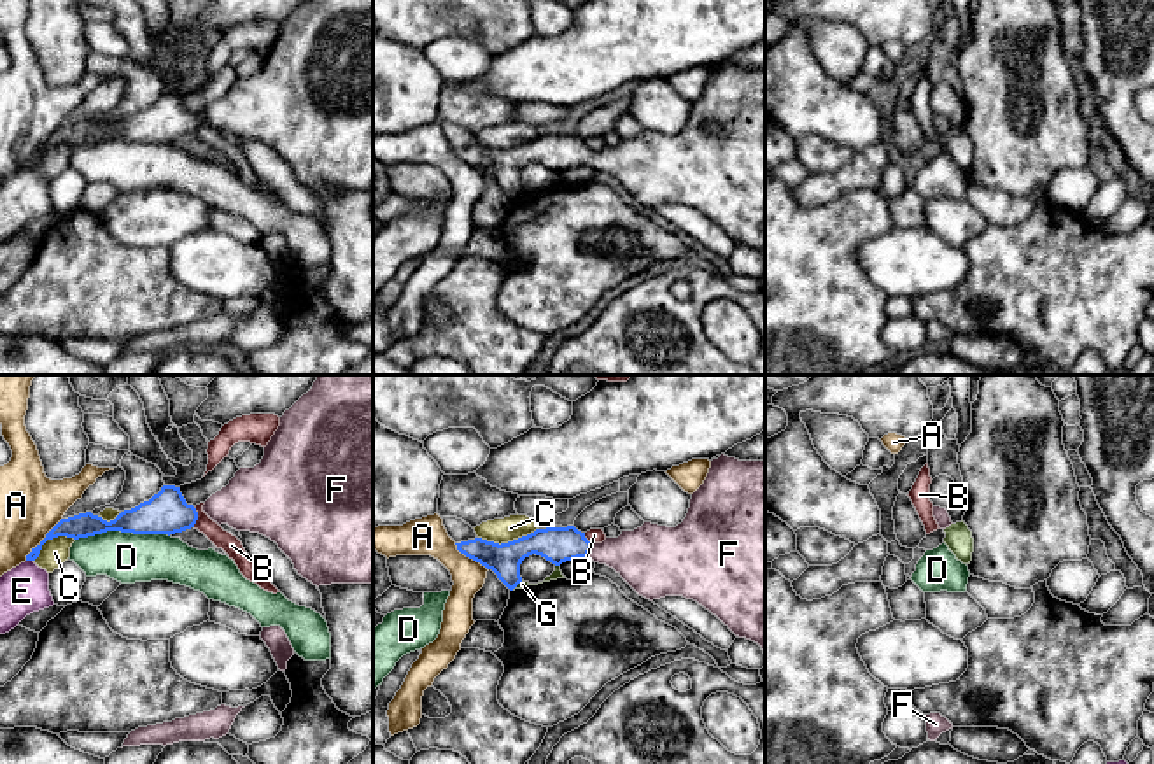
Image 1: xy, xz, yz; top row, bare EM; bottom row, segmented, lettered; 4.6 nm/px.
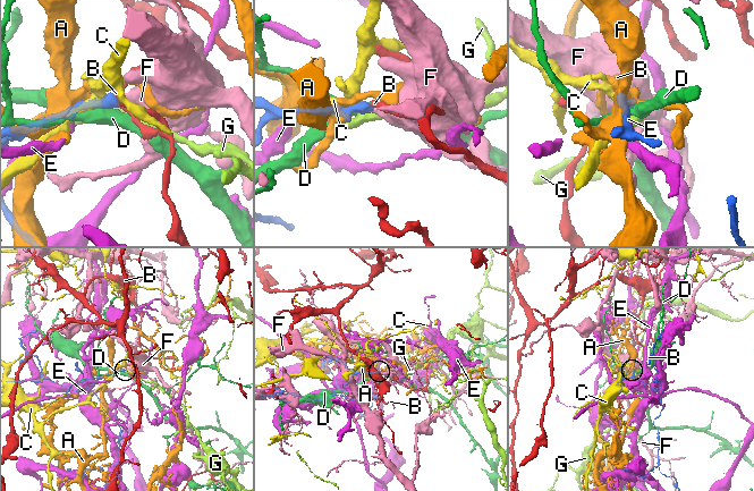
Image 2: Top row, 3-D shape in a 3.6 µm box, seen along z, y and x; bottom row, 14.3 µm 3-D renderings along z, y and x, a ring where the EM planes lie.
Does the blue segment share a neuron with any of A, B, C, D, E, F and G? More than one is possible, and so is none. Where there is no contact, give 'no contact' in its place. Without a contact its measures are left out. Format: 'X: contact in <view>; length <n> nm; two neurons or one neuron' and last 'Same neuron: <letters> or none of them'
A: contact in xy; length 260 nm; two neurons
B: contact in xy; length 100 nm; two neurons
C: contact in xz; length 280 nm; two neurons
D: contact in xy; length 440 nm; two neurons
E: contact in xy; length 30 nm; two neurons
F: contact in xz; length 60 nm; one neuron
G: contact in xz; length 70 nm; two neurons
Same neuron: F

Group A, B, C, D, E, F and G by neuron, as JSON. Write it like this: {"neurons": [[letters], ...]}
{"neurons": [["A"], ["B"], ["C"], ["D"], ["E"], ["F"], ["G"]]}

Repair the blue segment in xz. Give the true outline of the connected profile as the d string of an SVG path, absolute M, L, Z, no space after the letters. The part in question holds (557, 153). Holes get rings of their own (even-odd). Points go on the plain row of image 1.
M721 61L711 68L704 91L692 102L686 124L676 135L644 130L618 145L590 151L574 133L546 135L508 151L482 145L455 151L466 165L492 177L513 198L520 172L536 161L555 173L578 165L613 175L639 203L693 207L735 244L758 251L765 261L765 68L739 68Z

